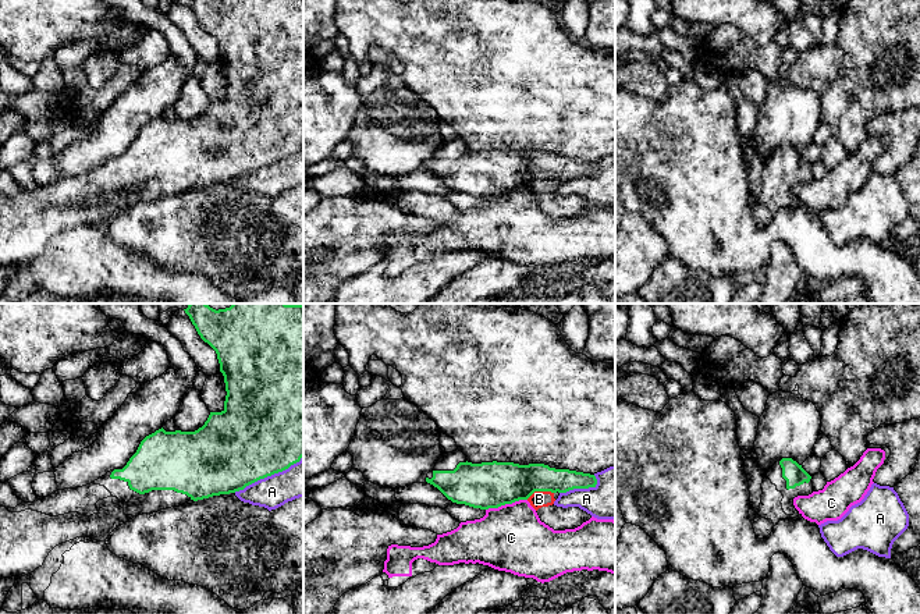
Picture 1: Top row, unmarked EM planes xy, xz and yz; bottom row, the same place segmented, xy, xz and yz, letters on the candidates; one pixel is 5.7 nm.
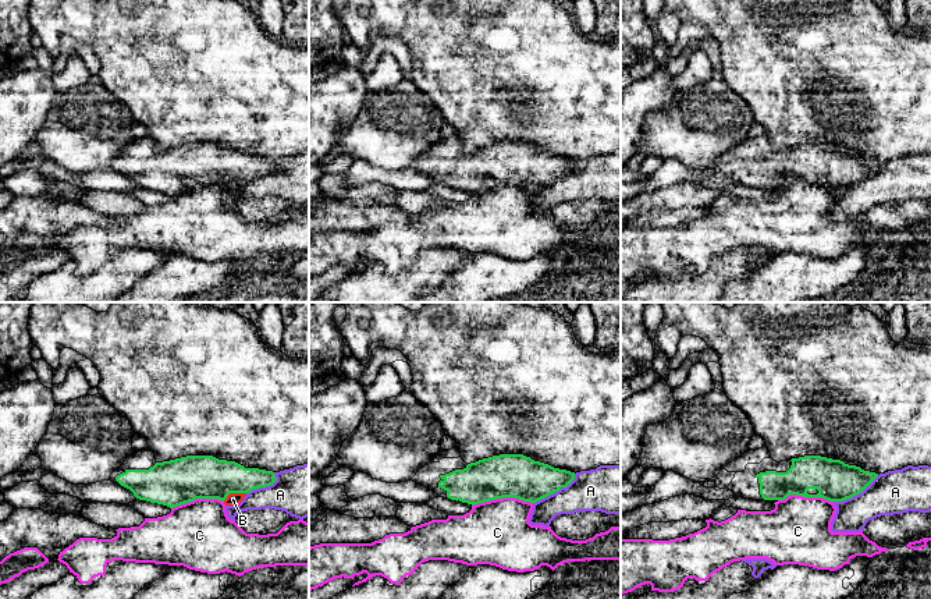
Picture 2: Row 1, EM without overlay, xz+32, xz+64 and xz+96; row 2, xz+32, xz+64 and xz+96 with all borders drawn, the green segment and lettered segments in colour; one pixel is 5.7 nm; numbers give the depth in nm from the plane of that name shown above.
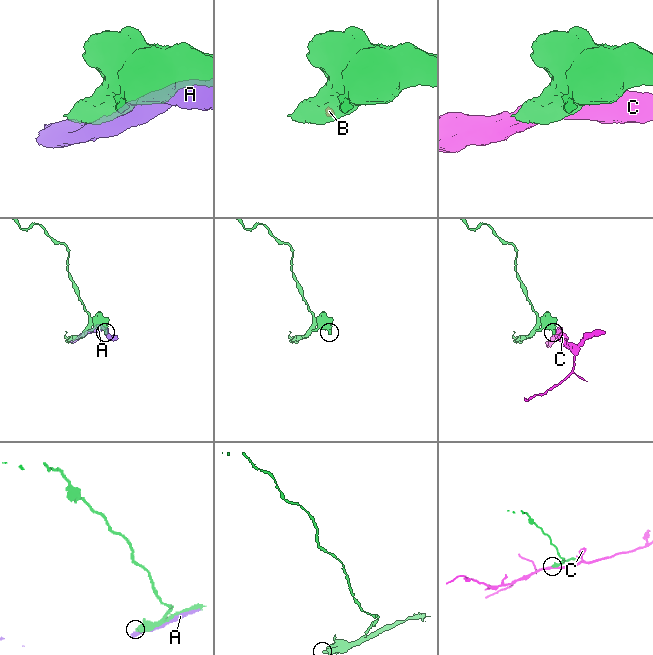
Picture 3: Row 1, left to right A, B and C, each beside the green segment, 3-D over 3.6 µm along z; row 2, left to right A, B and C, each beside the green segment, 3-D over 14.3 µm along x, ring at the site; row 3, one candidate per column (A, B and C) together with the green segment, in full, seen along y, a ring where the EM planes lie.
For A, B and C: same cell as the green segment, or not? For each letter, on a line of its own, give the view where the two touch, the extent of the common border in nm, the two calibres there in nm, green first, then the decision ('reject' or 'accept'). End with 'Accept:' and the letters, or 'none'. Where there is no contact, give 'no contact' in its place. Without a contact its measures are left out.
A: xy | 460 nm | 500/200 nm | reject
B: xz | 170 nm | 260/100 nm | reject
C: xz | 240 nm | 280/380 nm | reject
Accept: none

